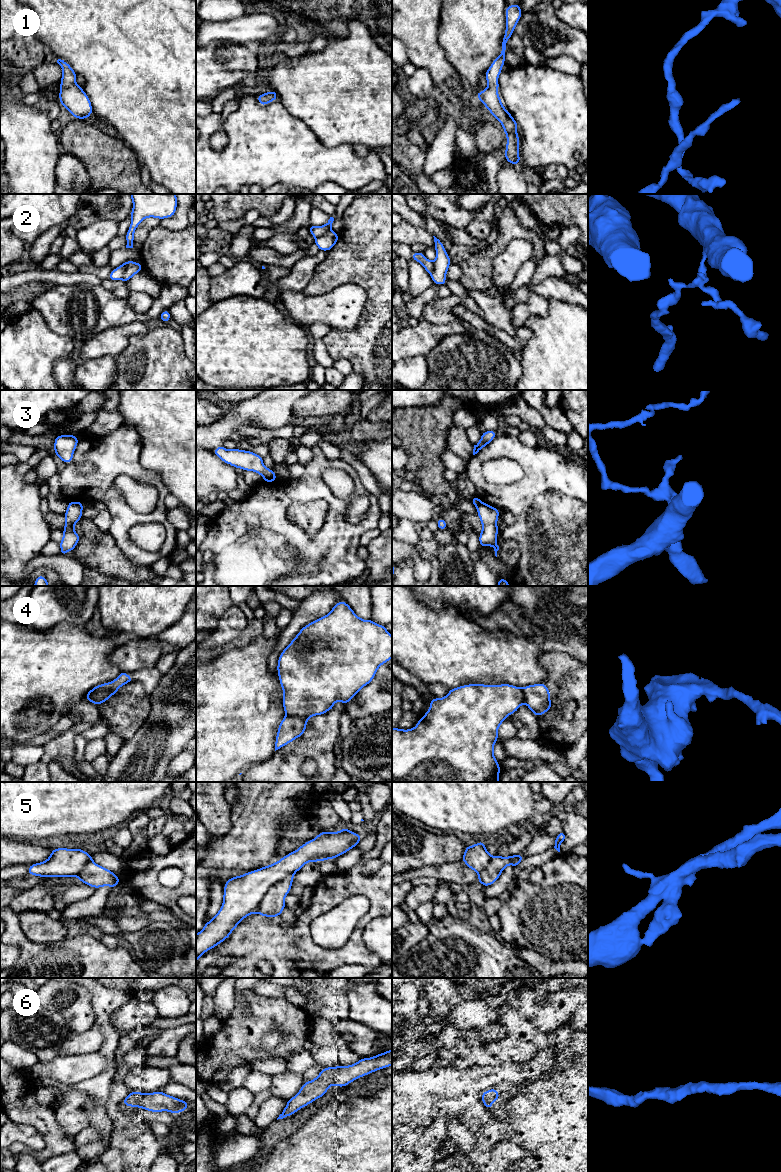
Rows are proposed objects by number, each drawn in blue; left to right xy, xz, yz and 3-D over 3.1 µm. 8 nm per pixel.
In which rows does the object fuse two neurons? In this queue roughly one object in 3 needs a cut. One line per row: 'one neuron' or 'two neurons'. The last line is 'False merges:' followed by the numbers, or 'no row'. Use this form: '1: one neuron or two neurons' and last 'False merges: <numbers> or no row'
1: one neuron
2: two neurons
3: two neurons
4: two neurons
5: two neurons
6: one neuron
False merges: 2, 3, 4, 5

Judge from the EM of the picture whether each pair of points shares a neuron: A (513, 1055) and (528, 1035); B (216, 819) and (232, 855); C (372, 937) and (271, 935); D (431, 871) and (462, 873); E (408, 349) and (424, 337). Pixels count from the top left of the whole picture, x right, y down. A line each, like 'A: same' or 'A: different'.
A: different
B: different
C: different
D: same
E: same

